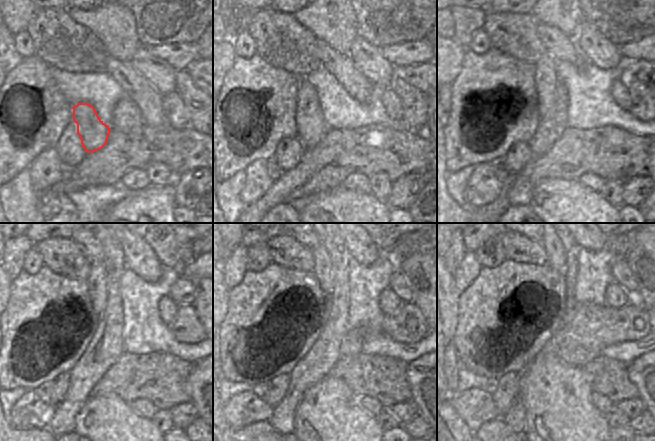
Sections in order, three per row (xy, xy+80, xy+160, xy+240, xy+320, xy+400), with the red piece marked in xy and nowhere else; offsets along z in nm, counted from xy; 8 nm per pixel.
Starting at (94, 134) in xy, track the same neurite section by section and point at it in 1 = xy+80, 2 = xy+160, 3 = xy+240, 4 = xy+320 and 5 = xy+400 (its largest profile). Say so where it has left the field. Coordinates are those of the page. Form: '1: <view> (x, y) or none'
1: xy+80 (311, 127)
2: xy+160 (534, 74)
3: xy+240 (97, 280)
4: xy+320 (323, 270)
5: xy+400 (552, 244)

